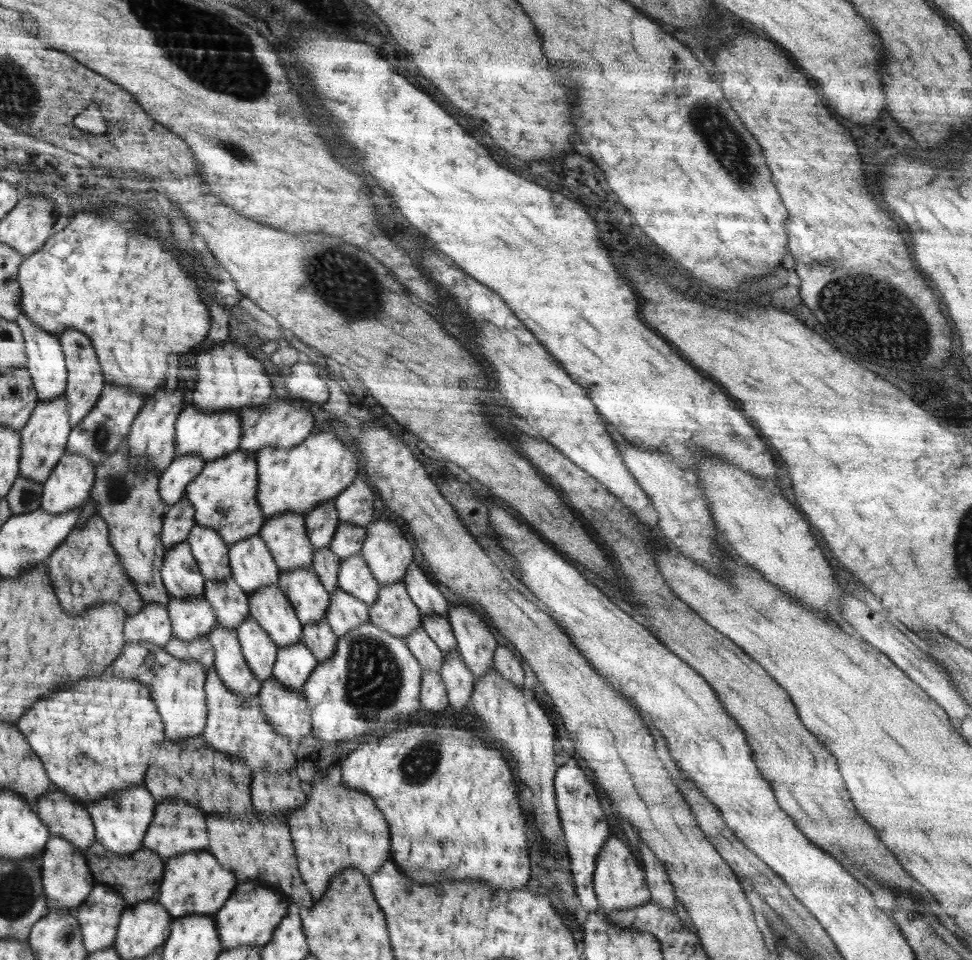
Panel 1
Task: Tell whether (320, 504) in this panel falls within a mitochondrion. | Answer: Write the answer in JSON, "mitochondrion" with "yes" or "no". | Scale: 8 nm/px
{"mitochondrion":"no"}

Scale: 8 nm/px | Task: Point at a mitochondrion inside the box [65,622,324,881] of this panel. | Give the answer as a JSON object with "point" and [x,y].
{"point":[123,801]}

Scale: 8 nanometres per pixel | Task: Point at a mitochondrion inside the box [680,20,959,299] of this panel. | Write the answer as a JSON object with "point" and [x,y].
{"point":[734,154]}

